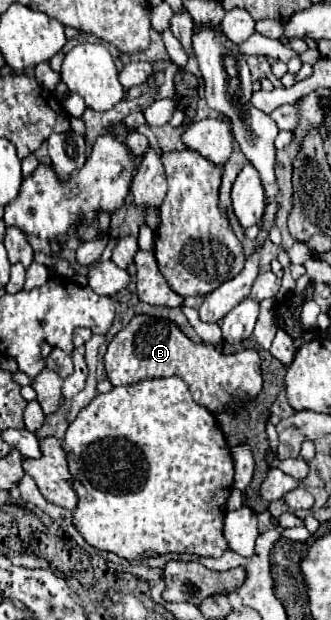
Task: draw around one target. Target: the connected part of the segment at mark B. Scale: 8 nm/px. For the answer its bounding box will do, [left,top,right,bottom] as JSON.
[103,315,263,413]

